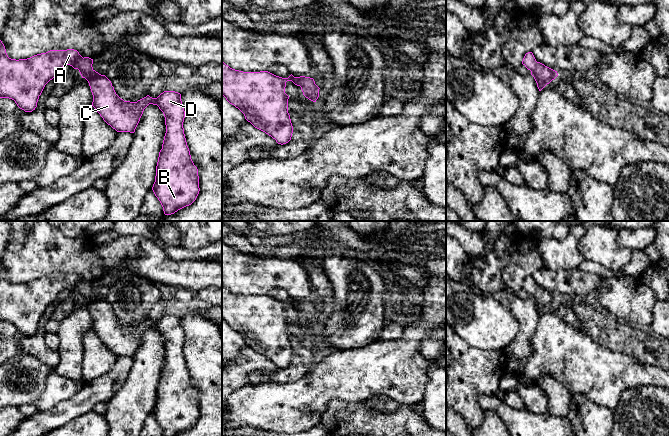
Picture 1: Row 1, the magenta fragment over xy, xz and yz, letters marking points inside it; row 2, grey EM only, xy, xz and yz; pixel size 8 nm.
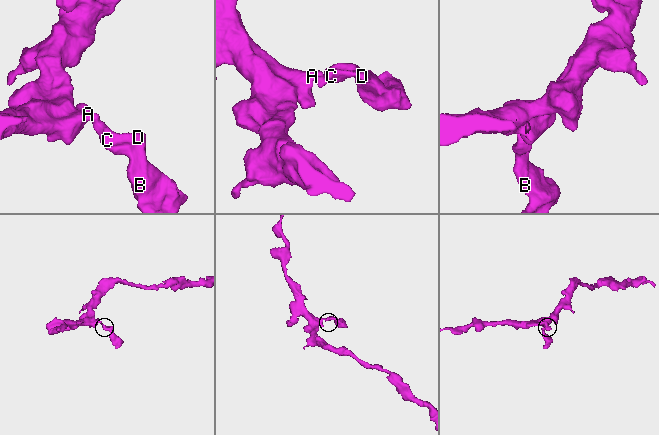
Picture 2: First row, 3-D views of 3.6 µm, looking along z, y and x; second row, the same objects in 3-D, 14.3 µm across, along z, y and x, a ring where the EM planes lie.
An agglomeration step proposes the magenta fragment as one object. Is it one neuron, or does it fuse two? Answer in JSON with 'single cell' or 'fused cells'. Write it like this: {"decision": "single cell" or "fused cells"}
{"decision": "single cell"}

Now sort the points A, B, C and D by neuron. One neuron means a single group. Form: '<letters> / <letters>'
A B C D

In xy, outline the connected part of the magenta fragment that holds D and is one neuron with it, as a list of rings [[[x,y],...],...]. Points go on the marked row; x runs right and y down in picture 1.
[[[0,40],[0,98],[12,99],[20,109],[25,112],[32,112],[37,107],[39,96],[45,85],[55,77],[60,68],[70,65],[74,69],[78,69],[82,78],[88,81],[93,95],[92,106],[103,120],[117,132],[134,133],[144,109],[149,104],[157,105],[165,117],[166,133],[162,149],[159,152],[152,190],[160,201],[165,215],[174,214],[178,210],[191,205],[200,191],[199,176],[198,169],[191,159],[184,134],[185,111],[181,94],[175,91],[164,91],[157,98],[147,95],[137,102],[124,101],[116,94],[111,81],[105,75],[96,72],[92,64],[93,59],[83,58],[74,49],[50,50],[27,59],[11,59]]]

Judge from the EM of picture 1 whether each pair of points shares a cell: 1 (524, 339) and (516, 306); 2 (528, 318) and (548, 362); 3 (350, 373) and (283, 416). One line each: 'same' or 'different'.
1: same
2: different
3: same

